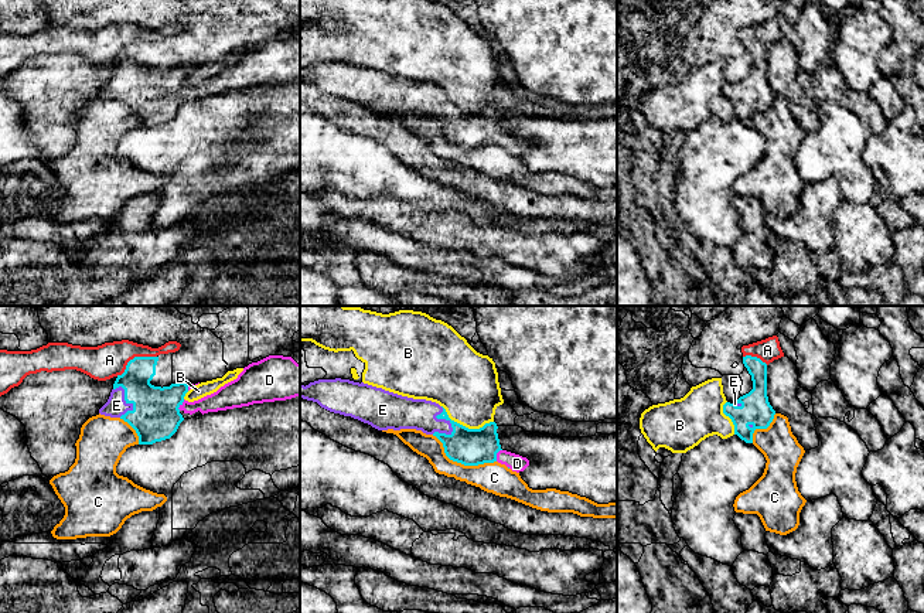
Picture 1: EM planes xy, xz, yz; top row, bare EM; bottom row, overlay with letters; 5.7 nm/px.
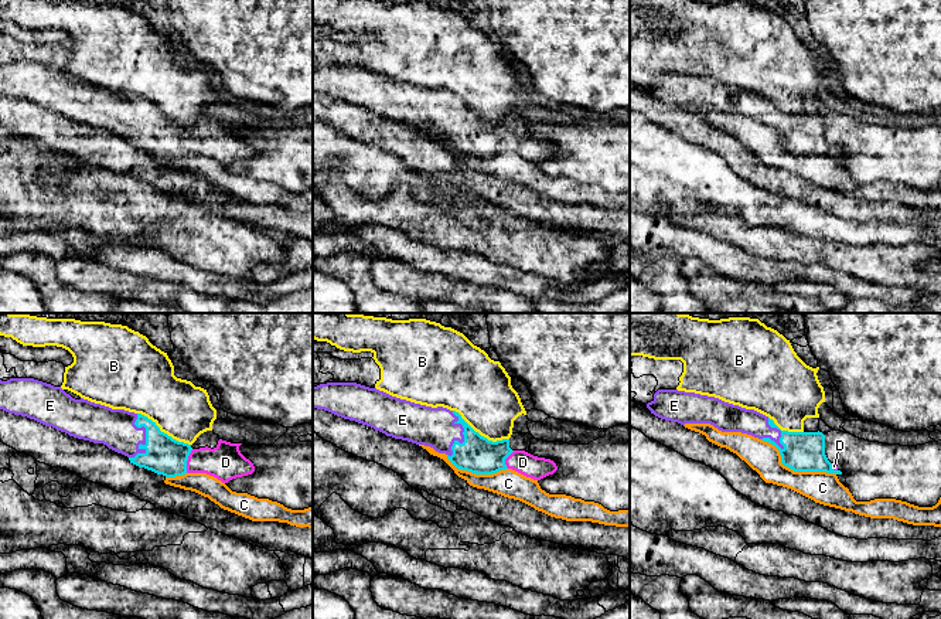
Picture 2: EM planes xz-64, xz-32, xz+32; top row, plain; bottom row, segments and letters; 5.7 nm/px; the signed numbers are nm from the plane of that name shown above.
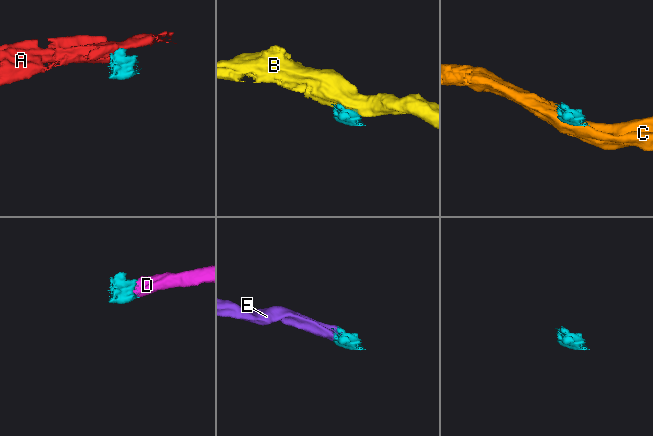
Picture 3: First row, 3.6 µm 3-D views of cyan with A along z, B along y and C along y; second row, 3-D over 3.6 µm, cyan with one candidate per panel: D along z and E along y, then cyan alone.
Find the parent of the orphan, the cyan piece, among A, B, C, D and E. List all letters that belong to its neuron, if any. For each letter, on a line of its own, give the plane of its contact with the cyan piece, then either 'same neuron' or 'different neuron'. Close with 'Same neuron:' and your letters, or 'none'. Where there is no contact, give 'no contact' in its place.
A: meets cyan in xy; different neuron
B: meets cyan in xz; different neuron
C: meets cyan in xz; different neuron
D: meets cyan in xz; same neuron
E: meets cyan in xz; same neuron
Same neuron: D, E

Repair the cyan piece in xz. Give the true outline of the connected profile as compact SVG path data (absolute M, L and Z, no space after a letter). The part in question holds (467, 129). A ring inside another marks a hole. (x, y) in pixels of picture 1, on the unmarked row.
M341 61L300 68L300 81L378 113L416 112L433 118L443 126L446 139L464 149L498 144L516 156L529 149L526 140L501 132L495 105L468 112L451 103L446 92L432 84L413 82Z

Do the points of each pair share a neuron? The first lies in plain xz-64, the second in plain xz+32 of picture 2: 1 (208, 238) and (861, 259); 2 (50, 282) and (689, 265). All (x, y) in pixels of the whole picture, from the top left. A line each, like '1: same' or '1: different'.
1: same
2: different

